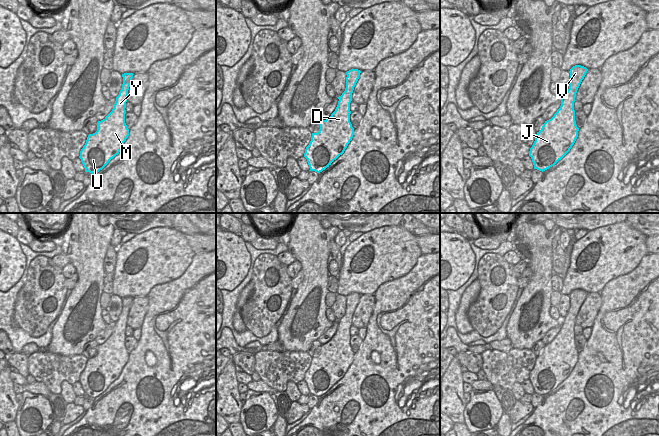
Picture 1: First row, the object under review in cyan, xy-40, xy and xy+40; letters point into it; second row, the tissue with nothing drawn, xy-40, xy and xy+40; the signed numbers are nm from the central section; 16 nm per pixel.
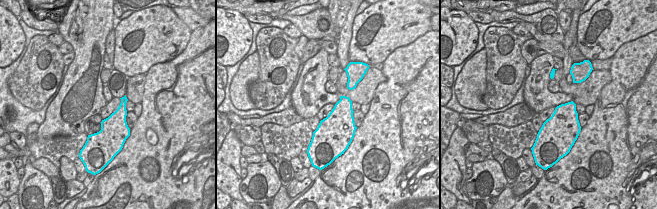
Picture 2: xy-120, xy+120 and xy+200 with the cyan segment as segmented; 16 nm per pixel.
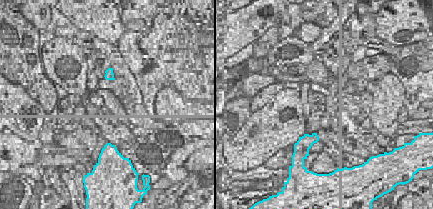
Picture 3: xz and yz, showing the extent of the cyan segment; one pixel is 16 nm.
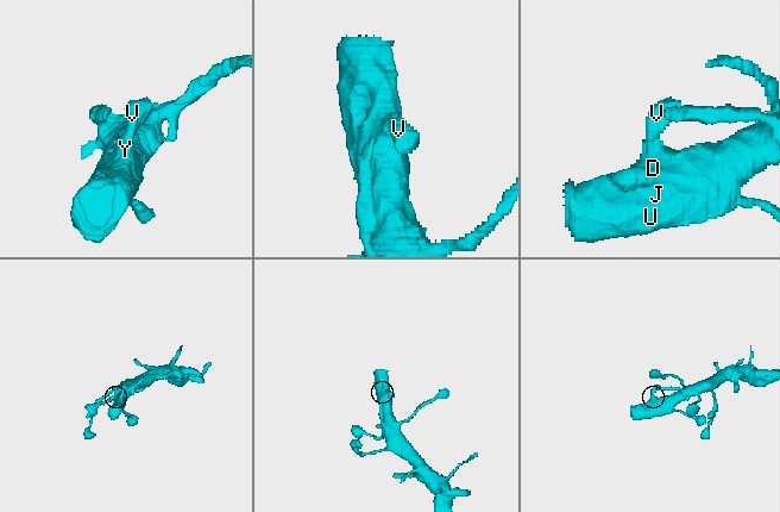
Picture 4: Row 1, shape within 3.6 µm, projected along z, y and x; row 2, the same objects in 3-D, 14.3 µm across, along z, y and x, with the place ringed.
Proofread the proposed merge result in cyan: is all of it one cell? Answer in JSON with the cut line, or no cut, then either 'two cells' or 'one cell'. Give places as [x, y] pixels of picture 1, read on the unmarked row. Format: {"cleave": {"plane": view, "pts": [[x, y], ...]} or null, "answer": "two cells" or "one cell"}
{"cleave": null, "answer": "one cell"}

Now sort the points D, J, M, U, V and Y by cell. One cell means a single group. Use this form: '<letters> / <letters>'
D J M U V Y

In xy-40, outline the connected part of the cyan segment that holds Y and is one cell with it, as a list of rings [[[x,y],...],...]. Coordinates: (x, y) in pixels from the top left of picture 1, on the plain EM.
[[[133,297],[122,298],[122,312],[112,335],[103,344],[97,346],[97,355],[88,359],[80,375],[79,382],[85,396],[96,398],[102,394],[119,378],[129,360],[129,353],[125,347],[125,332],[133,299]]]

